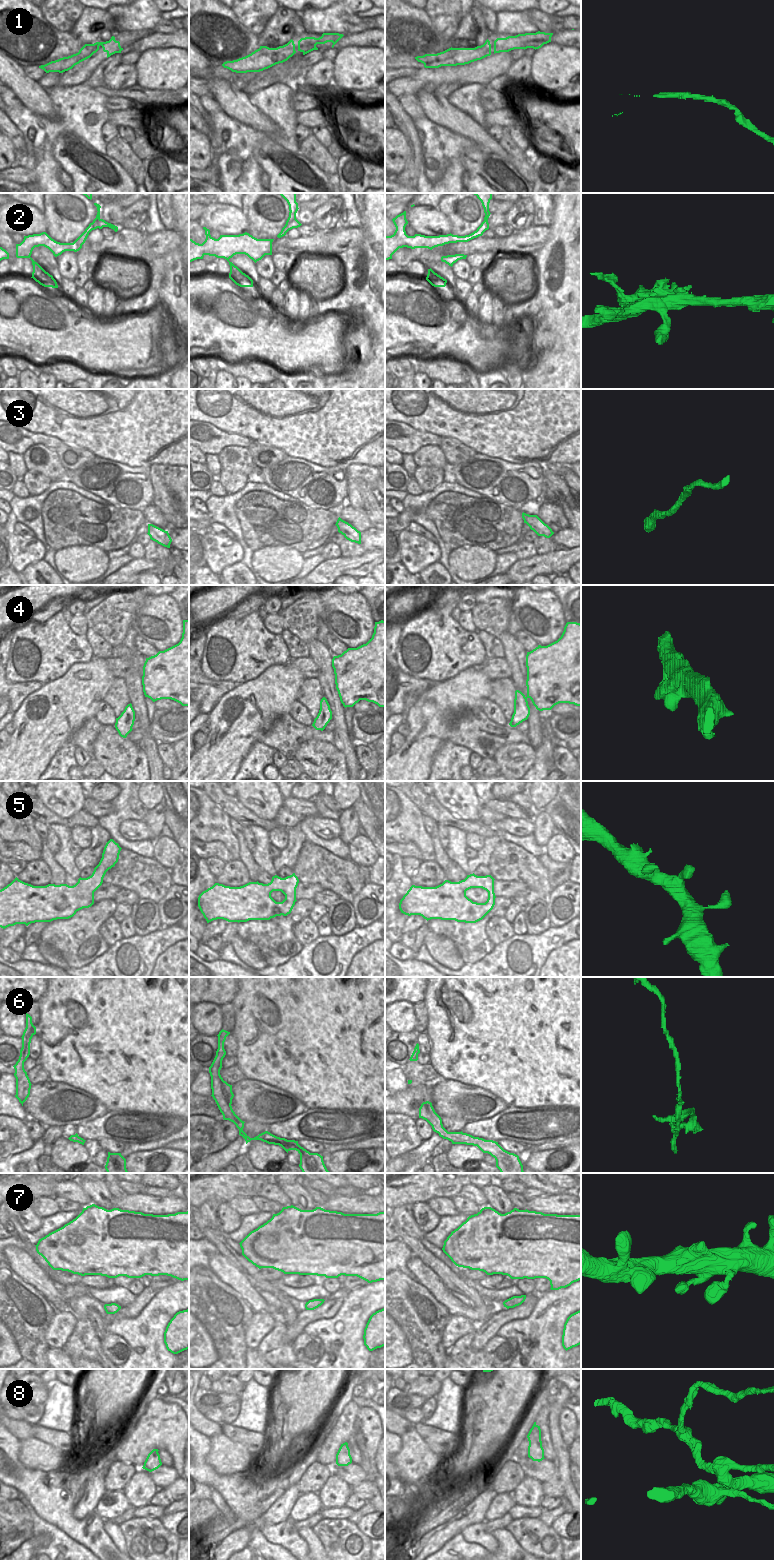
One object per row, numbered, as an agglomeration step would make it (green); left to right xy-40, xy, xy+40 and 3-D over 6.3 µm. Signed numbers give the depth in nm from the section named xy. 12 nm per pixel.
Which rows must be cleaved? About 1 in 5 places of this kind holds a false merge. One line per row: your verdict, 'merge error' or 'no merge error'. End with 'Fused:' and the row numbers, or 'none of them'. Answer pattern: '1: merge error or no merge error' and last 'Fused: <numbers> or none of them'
1: no merge error
2: no merge error
3: no merge error
4: no merge error
5: no merge error
6: no merge error
7: no merge error
8: no merge error
Fused: none of them

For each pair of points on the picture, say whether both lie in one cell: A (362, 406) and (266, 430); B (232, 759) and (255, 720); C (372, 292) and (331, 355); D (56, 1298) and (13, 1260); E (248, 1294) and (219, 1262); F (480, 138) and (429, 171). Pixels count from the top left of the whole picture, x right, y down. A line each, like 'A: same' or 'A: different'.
A: same
B: same
C: different
D: same
E: same
F: different

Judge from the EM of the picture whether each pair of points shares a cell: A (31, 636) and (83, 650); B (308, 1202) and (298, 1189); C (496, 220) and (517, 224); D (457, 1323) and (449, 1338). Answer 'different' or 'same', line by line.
A: same
B: same
C: different
D: same

